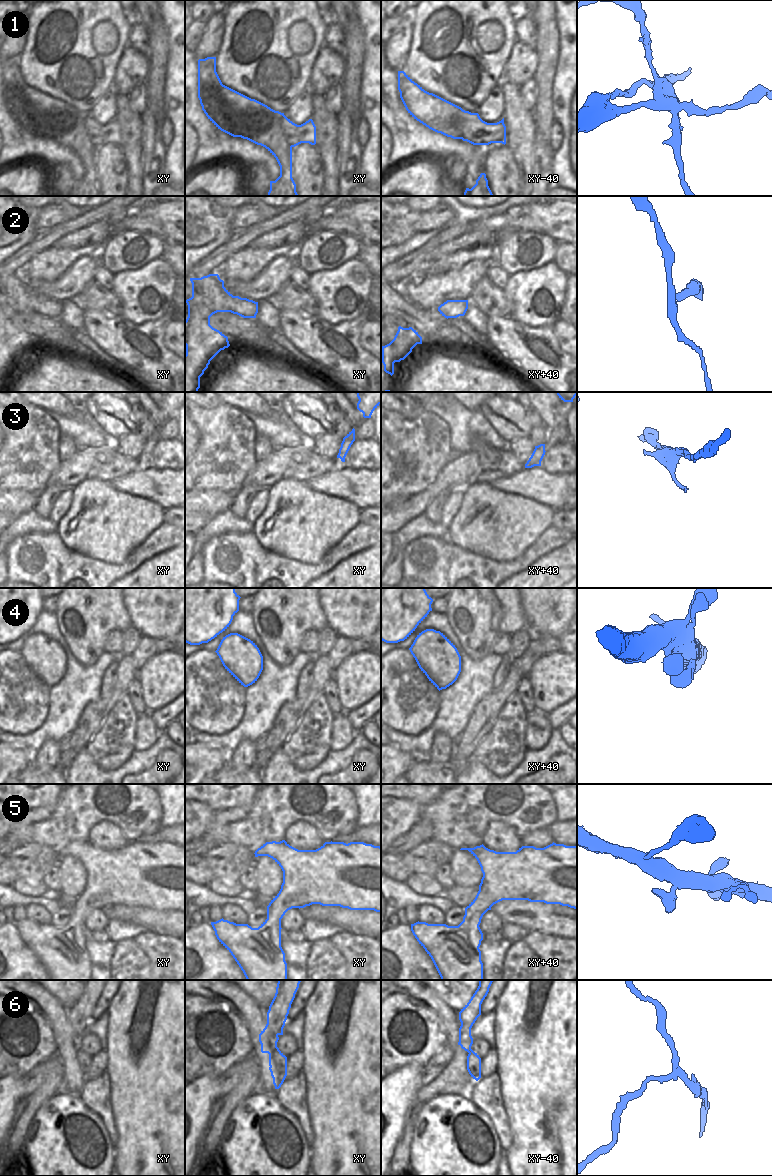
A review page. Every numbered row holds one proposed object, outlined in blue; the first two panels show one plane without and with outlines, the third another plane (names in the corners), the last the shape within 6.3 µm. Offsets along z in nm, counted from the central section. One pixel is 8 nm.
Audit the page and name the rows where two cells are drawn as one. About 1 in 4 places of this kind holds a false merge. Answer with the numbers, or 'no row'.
1, 6

